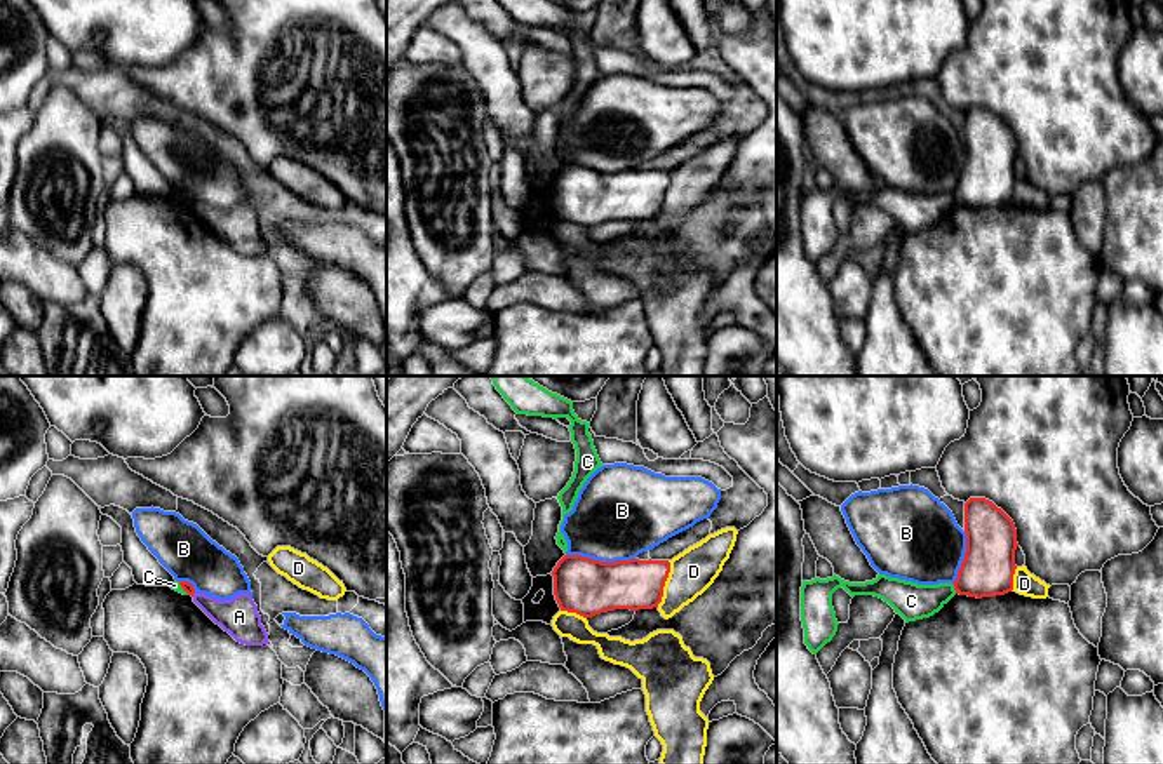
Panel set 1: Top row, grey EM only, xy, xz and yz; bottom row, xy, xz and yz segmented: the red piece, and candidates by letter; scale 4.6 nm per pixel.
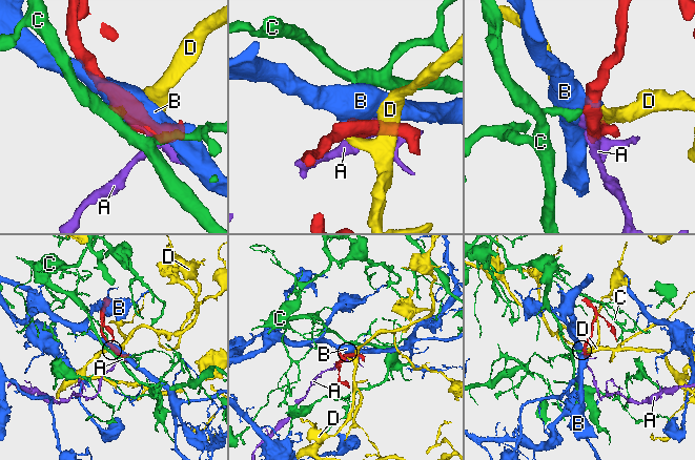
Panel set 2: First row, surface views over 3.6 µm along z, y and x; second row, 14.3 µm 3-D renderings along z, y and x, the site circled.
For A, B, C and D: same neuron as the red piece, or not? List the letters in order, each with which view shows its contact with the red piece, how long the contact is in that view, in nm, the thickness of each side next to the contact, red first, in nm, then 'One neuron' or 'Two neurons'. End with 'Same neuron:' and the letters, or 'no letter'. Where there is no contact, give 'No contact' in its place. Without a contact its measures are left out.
A: Touches red in xy. Shared border 30 nm. Thickness 50 nm (red) against 180 nm. Two neurons
B: Touches red in xz. Shared border 320 nm. Thickness 260 nm (red) against 420 nm. Two neurons
C: Touches red in yz. Shared border 50 nm. Thickness 240 nm (red) against 170 nm. Two neurons
D: Touches red in xz. Shared border 220 nm. Thickness 220 nm (red) against 200 nm. Two neurons
Same neuron: no letter

